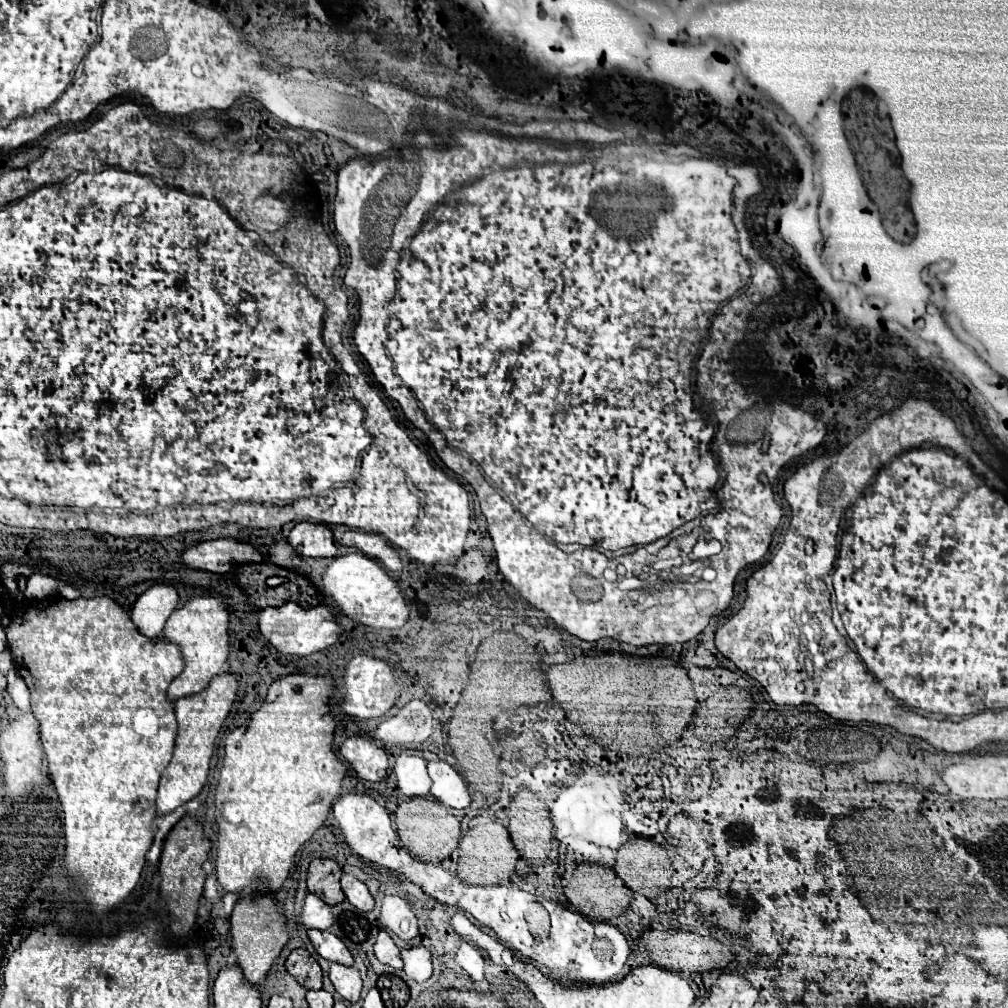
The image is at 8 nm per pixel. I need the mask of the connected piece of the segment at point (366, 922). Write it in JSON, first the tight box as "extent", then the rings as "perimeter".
{"extent":[330,901,392,991],"perimeter":[[[344,901],[332,907],[332,915],[334,923],[330,927],[330,933],[334,933],[350,949],[356,969],[360,971],[360,975],[364,975],[364,991],[372,989],[382,975],[392,973],[390,967],[374,959],[372,951],[374,939],[380,931],[378,907],[374,911],[364,913],[352,907],[348,901]]]}

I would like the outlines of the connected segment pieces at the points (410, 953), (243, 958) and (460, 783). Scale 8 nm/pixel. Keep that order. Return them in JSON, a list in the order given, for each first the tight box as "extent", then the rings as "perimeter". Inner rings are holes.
[{"extent":[402,945,432,983],"perimeter":[[[424,945],[402,949],[402,961],[404,961],[404,973],[418,983],[424,983],[432,975],[430,951]]]},{"extent":[230,895,290,985],"perimeter":[[[258,895],[254,901],[238,901],[230,917],[230,935],[232,951],[238,957],[236,963],[242,969],[246,981],[252,985],[258,985],[260,979],[264,979],[270,965],[290,939],[284,927],[284,915],[270,895]]]},{"extent":[428,761,470,809],"perimeter":[[[430,761],[428,775],[432,779],[430,795],[446,807],[464,809],[470,805],[470,793],[464,779],[446,761]]]}]

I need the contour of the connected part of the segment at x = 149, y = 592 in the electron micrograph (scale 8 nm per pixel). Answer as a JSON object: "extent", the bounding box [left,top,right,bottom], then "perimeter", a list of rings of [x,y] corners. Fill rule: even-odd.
{"extent":[130,585,178,637],"perimeter":[[[152,585],[146,589],[130,611],[136,629],[146,637],[160,637],[166,619],[178,605],[178,593],[168,585]]]}

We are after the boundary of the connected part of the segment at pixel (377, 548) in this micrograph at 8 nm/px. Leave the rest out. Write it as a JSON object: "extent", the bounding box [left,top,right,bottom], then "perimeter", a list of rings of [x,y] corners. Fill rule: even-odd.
{"extent":[340,531,402,571],"perimeter":[[[346,531],[340,537],[340,543],[346,547],[358,549],[360,553],[368,555],[370,559],[376,559],[388,571],[402,569],[402,561],[398,557],[396,549],[390,547],[390,543],[386,543],[386,539],[382,539],[380,535],[370,535],[364,531]]]}

